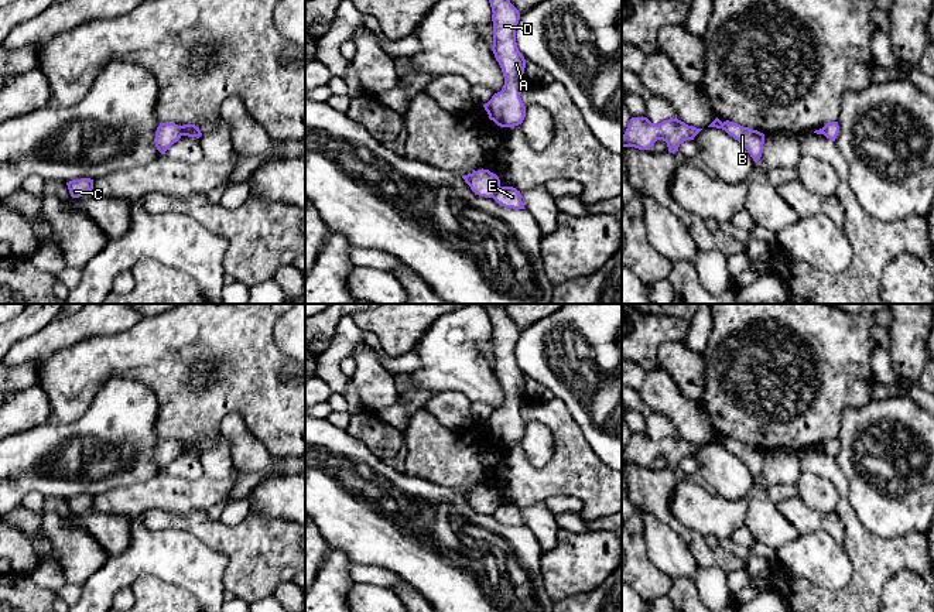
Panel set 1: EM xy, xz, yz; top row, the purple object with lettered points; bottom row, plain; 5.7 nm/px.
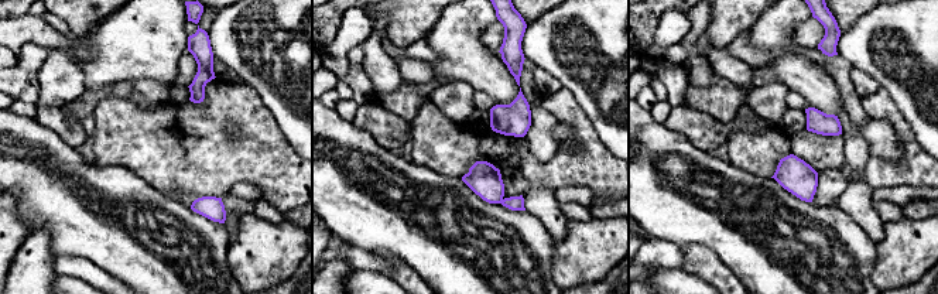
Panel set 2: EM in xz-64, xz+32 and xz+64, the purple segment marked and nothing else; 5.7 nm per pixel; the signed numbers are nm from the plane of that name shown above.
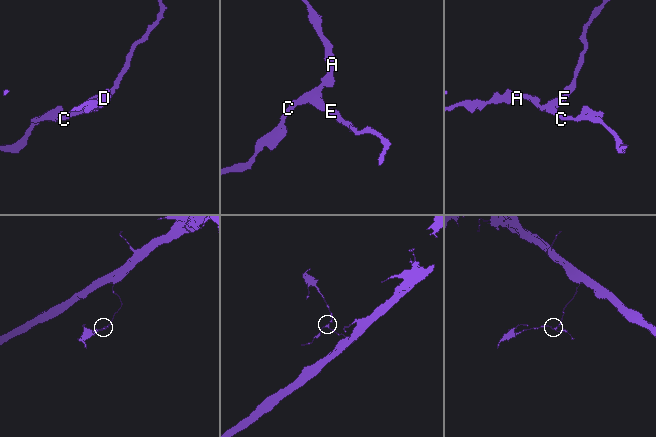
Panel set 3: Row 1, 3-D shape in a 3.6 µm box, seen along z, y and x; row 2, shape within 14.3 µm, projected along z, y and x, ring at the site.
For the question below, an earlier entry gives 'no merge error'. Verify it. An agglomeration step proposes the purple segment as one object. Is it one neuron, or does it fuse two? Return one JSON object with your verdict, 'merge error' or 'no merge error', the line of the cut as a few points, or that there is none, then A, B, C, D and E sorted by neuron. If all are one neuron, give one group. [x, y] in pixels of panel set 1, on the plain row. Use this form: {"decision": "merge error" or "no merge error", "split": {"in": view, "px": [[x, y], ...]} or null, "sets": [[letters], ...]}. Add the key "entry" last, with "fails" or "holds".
{"decision": "merge error", "split": {"in": "xz", "px": [[500, 503], [492, 513]]}, "sets": [["A", "B", "C", "D"], ["E"]], "entry": "fails"}

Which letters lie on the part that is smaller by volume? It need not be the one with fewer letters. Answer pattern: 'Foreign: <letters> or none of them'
Foreign: A, B, C, D

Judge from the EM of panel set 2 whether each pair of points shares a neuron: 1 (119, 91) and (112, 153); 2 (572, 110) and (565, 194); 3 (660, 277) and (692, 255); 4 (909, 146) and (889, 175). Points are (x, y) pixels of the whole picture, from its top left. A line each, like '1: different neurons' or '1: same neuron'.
1: different neurons
2: different neurons
3: different neurons
4: same neuron

